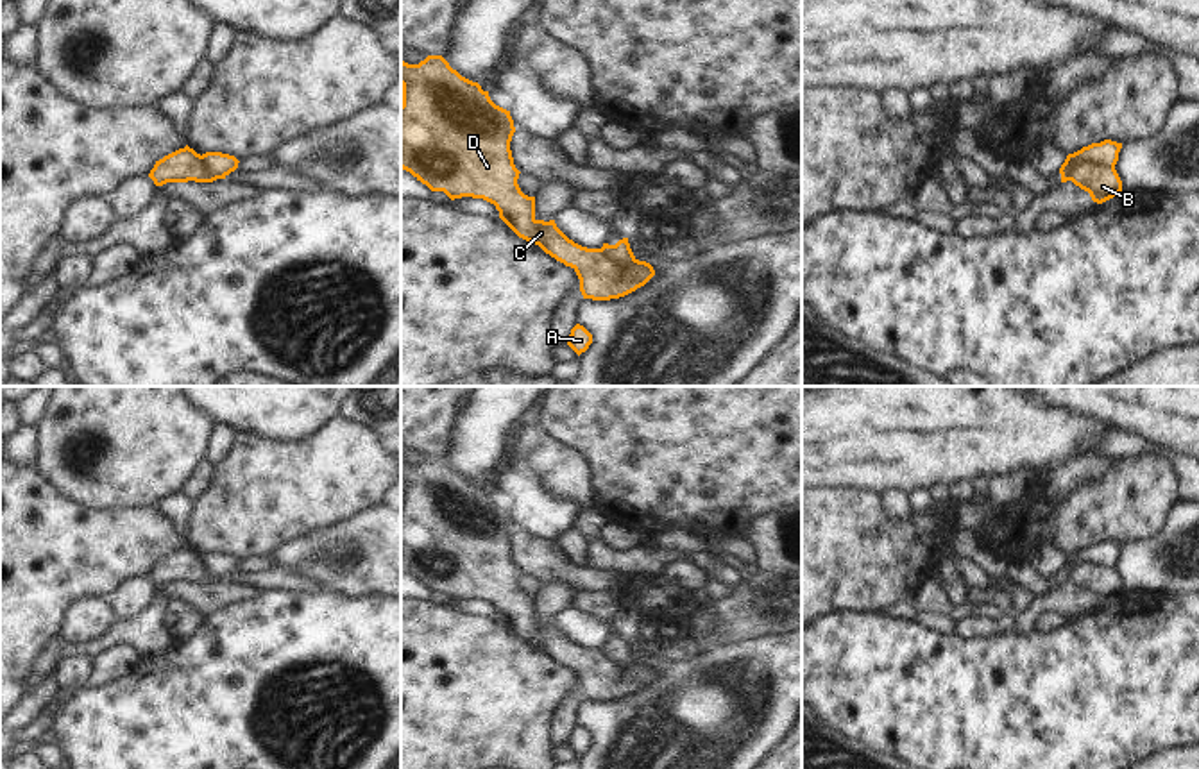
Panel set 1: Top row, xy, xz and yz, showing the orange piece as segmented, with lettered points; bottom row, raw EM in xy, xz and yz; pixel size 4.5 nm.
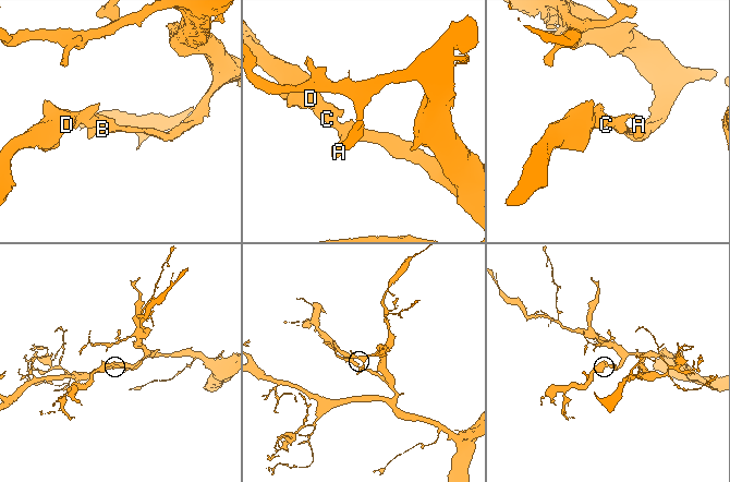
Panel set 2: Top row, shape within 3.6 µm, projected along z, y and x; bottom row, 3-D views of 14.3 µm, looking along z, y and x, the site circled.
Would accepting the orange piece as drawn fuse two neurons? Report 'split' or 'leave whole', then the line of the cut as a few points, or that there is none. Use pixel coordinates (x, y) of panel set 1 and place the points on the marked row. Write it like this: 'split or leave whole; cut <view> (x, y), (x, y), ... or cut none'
split; cut xz (598, 249), (623, 279), (641, 261)

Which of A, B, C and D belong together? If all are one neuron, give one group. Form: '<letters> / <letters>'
A / B C D

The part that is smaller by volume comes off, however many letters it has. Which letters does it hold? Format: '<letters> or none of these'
A.

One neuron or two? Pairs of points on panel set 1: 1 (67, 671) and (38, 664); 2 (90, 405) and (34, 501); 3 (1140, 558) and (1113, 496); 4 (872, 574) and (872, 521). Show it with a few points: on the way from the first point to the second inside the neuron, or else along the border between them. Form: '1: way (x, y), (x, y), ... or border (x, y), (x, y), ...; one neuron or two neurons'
1: border (63, 657), (54, 669); two neurons
2: border (34, 465), (61, 494), (79, 505); two neurons
3: border (1167, 517), (1155, 533), (1122, 546); two neurons
4: way (872, 562), (872, 533); one neuron

